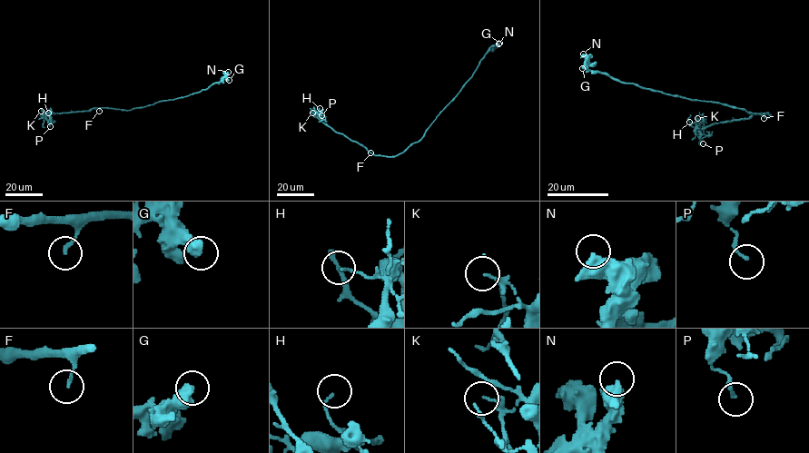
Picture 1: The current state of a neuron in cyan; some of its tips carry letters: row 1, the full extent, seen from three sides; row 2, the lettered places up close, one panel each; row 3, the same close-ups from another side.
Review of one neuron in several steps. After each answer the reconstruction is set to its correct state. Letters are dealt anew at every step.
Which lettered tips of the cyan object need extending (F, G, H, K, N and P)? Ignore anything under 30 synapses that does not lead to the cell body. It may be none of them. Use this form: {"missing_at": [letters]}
{"missing_at": ["K"]}

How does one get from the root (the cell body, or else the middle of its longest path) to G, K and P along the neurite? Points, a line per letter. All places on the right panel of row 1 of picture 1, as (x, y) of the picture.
G: (746, 111), (619, 82), (605, 73), (592, 72), (585, 64), (582, 68)
K: (746, 111), (764, 117), (770, 115), (754, 113), (749, 118), (716, 123), (704, 128), (697, 118)
P: (746, 111), (764, 117), (770, 115), (754, 113), (749, 118), (711, 123), (698, 131), (703, 143)

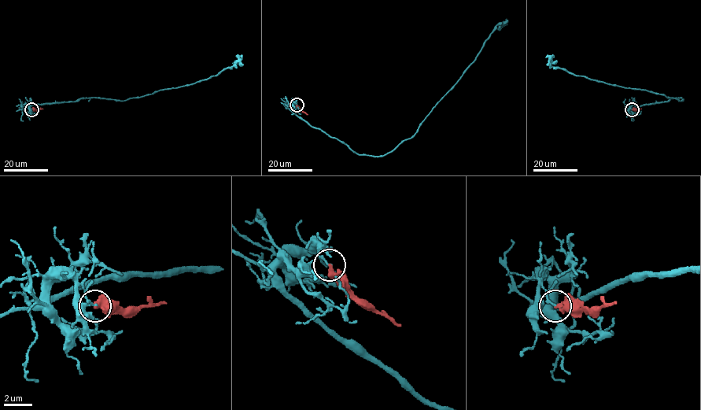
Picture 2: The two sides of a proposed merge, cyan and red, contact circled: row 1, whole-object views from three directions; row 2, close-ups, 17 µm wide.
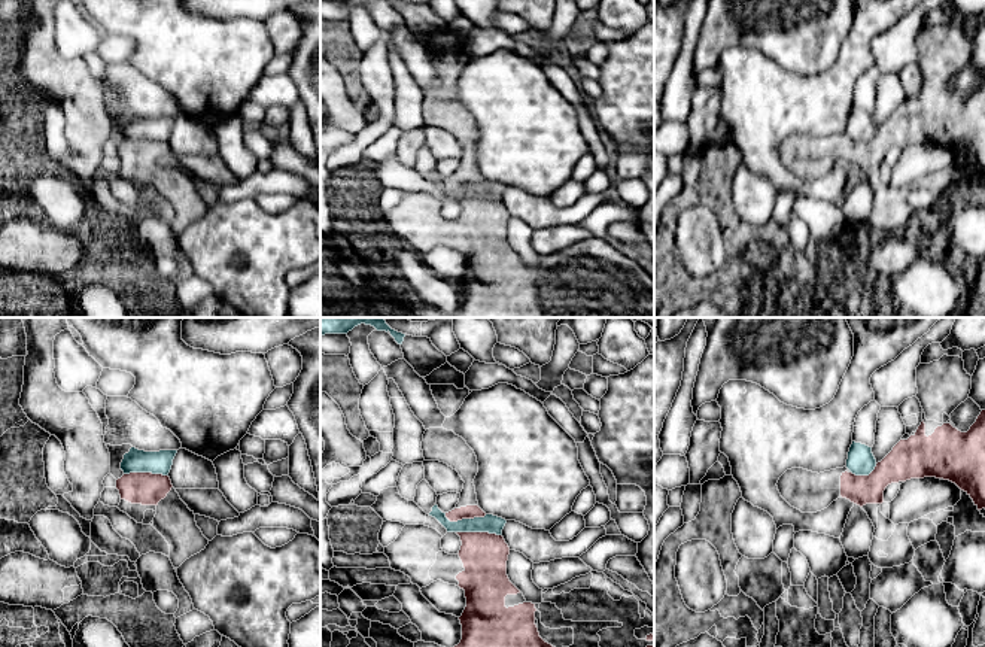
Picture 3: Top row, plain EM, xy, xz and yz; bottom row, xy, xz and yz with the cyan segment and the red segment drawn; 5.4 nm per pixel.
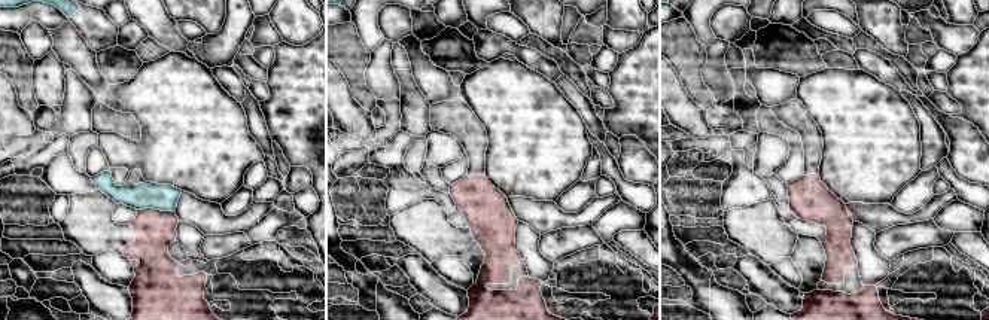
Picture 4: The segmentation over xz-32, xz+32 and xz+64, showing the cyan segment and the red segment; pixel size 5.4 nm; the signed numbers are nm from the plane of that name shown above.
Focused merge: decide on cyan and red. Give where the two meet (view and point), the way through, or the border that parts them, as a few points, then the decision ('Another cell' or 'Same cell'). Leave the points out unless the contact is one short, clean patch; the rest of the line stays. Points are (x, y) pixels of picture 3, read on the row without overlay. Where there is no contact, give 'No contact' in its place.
Touches cyan at xz (479, 197). Boundary: xz (456, 197), (488, 197), (501, 202). Another cell

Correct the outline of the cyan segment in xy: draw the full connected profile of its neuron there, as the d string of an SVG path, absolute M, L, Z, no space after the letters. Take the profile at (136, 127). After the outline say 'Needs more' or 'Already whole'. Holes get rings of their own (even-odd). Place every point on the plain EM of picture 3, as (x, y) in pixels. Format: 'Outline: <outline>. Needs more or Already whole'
Outline: M131 113L130 118L124 121L121 136L124 140L152 139L168 142L176 119L177 116L145 118Z. Already whole

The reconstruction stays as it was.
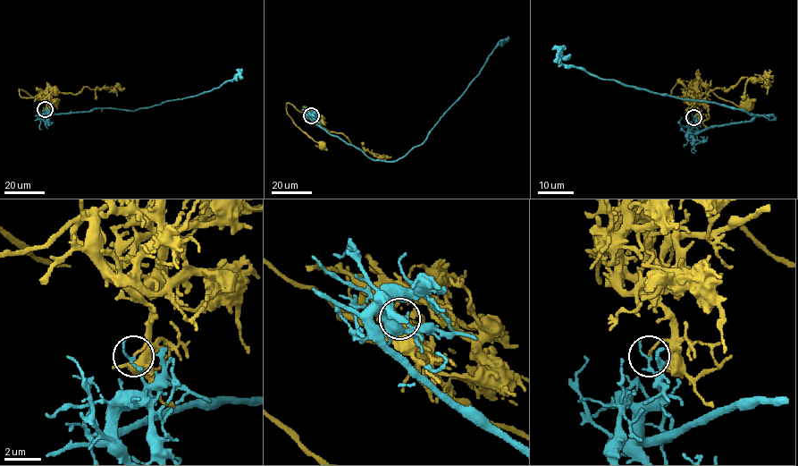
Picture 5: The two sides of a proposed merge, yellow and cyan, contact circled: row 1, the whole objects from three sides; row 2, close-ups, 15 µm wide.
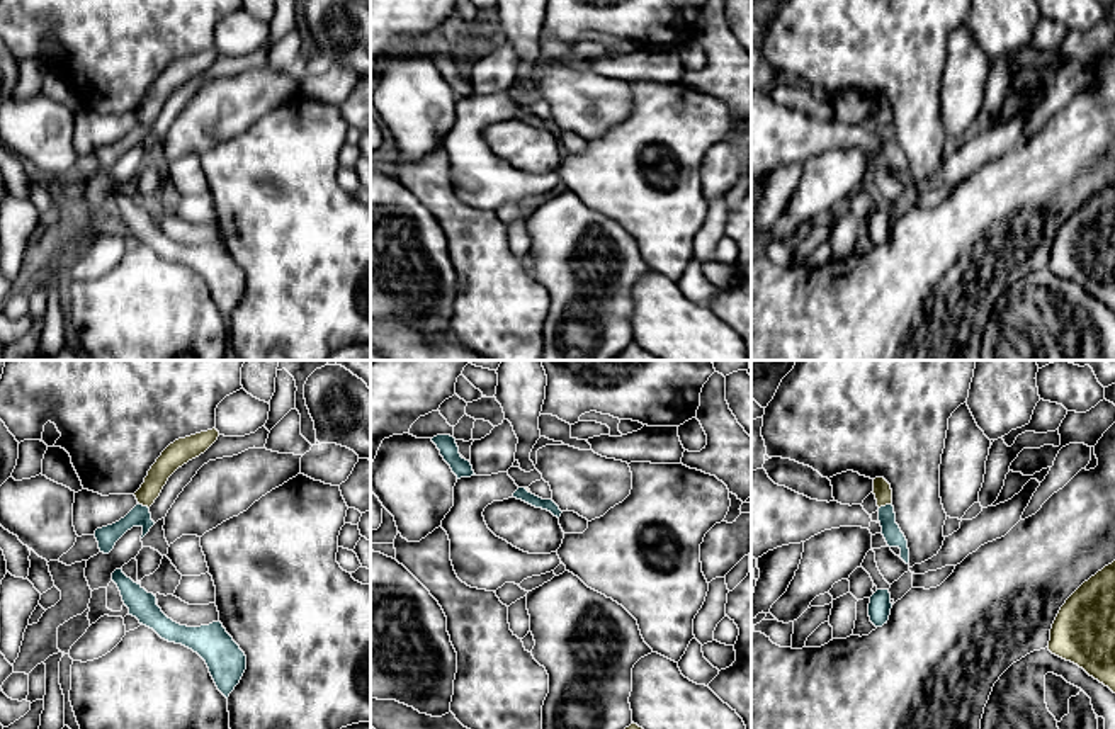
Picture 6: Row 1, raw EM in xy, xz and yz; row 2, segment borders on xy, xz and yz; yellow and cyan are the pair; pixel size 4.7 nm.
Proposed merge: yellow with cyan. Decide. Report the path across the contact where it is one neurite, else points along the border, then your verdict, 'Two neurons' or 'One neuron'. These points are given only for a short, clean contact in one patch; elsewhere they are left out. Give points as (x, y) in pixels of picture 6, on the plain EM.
Boundary: yz (891, 121), (879, 128). Two neurons

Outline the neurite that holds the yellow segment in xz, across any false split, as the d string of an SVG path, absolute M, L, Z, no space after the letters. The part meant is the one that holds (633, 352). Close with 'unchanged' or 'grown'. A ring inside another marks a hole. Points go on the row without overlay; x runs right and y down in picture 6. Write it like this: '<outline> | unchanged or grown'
M632 342L612 360L659 360L659 359L656 359L653 353L646 352L642 347Z | unchanged

